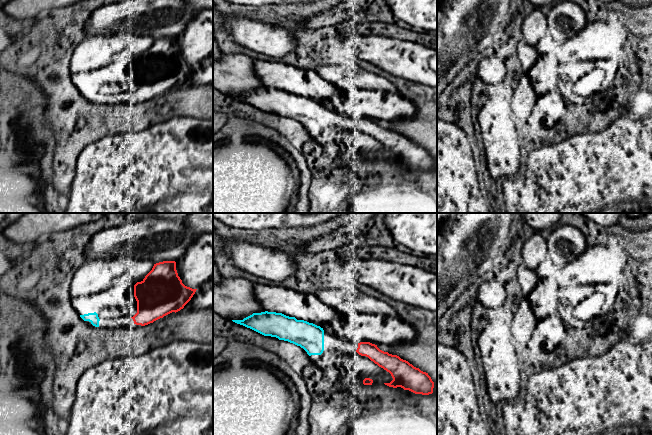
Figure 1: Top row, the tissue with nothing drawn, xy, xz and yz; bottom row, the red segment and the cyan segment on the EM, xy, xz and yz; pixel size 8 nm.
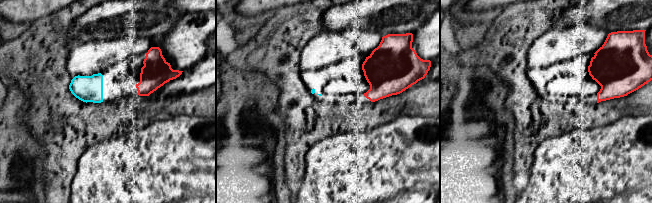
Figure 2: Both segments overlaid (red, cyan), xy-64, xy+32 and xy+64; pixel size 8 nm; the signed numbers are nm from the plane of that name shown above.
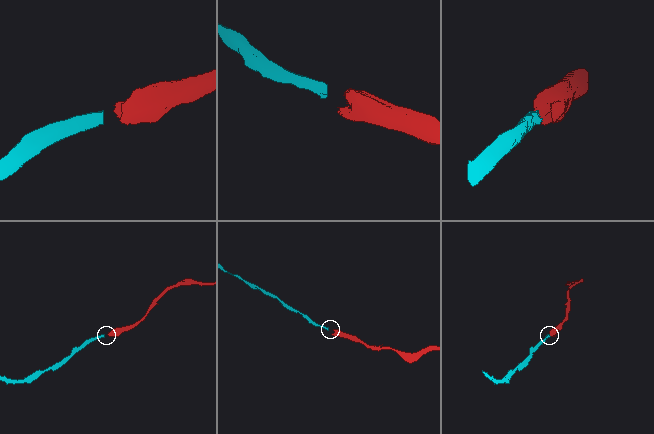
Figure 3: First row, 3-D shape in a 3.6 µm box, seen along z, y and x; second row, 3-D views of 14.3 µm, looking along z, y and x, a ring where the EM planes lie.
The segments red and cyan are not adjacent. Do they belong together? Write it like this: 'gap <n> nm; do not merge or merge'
gap 260 nm; merge

